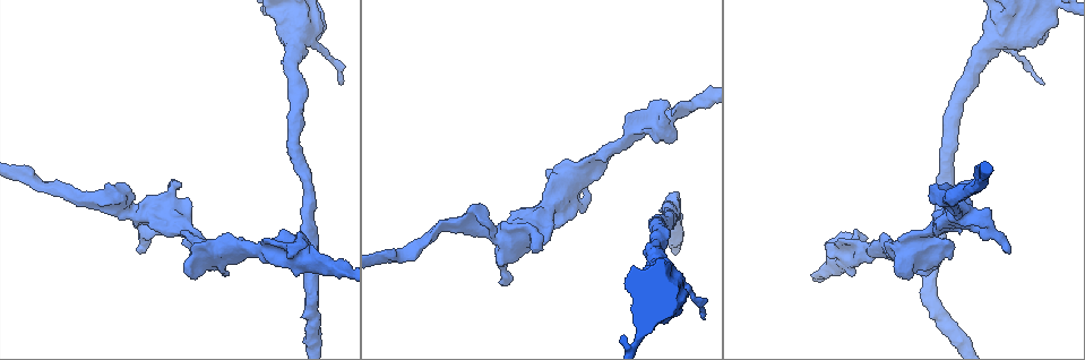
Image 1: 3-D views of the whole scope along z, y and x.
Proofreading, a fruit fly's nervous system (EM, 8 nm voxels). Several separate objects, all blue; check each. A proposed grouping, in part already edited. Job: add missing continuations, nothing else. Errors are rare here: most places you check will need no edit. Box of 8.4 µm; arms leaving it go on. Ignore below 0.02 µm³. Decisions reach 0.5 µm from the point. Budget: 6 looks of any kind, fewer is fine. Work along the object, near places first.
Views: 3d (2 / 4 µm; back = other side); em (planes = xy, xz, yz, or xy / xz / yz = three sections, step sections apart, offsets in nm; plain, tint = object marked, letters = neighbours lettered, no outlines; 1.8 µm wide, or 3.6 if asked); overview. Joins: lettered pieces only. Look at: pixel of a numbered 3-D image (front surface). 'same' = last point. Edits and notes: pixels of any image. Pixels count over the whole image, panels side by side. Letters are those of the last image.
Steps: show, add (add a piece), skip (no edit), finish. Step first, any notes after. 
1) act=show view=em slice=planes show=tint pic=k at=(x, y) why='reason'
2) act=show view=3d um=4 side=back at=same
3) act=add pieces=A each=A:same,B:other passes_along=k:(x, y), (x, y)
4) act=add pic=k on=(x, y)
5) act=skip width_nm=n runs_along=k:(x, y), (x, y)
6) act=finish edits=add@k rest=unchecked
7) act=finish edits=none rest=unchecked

act=show view=em slice=planes show=letters pic=1 at=(147, 240) why='an open end'

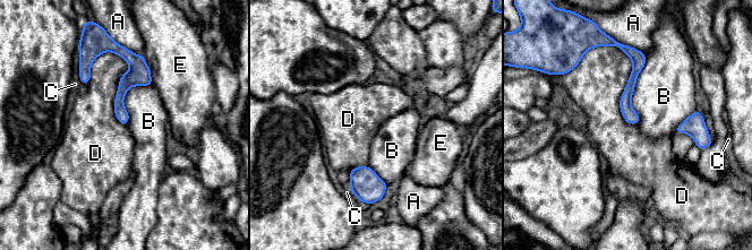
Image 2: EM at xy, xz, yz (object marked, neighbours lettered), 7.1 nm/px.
act=skip each=A:other,B:other,C:other,D:other,E:other runs_along=2:(635, 58), (626, 95), (632, 121) found='none of them fits'

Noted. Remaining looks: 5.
act=show view=3d um=4 pic=1 at=(228, 273) why='branch stops here'

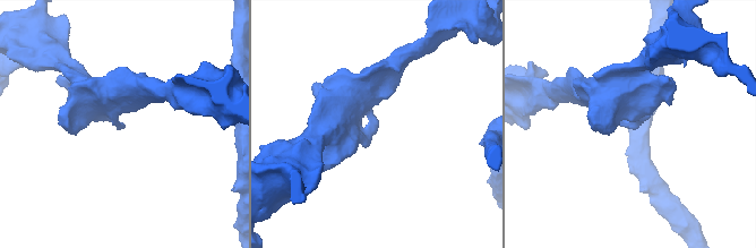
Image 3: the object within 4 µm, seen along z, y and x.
act=show view=em slice=planes show=letters pic=3 at=(623, 125) why='shape alone is not enough'

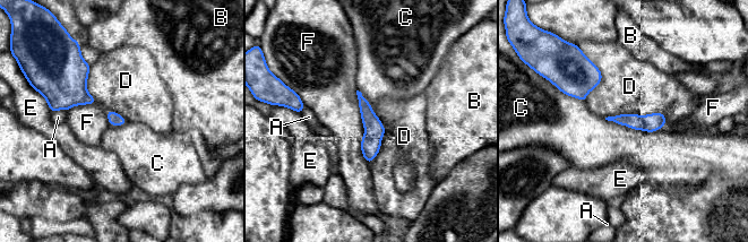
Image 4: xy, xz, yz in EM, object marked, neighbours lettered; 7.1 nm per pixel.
act=skip each=A:other,B:other,C:other,D:other,E:other,F:other runs_along=4:(361, 100), (370, 120), (369, 158) found='none of them fits'

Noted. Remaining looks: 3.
act=show view=em slice=planes show=letters pic=1 at=(290, 259) why='branch point'

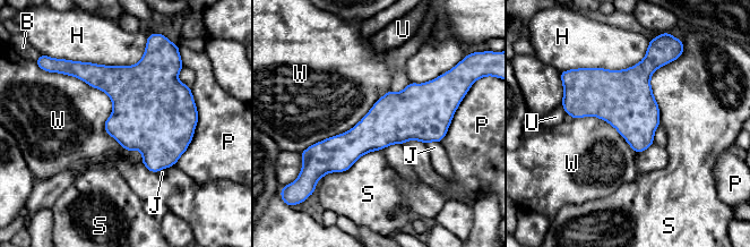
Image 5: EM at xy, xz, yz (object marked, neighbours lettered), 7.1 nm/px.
act=skip width_nm=360 each=B:other,H:other,J:other,P:other,S:other,U:other,W:other border=5:(63, 74), (129, 152) found='none of them fits'

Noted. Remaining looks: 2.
act=finish edits=none rest=unchecked

